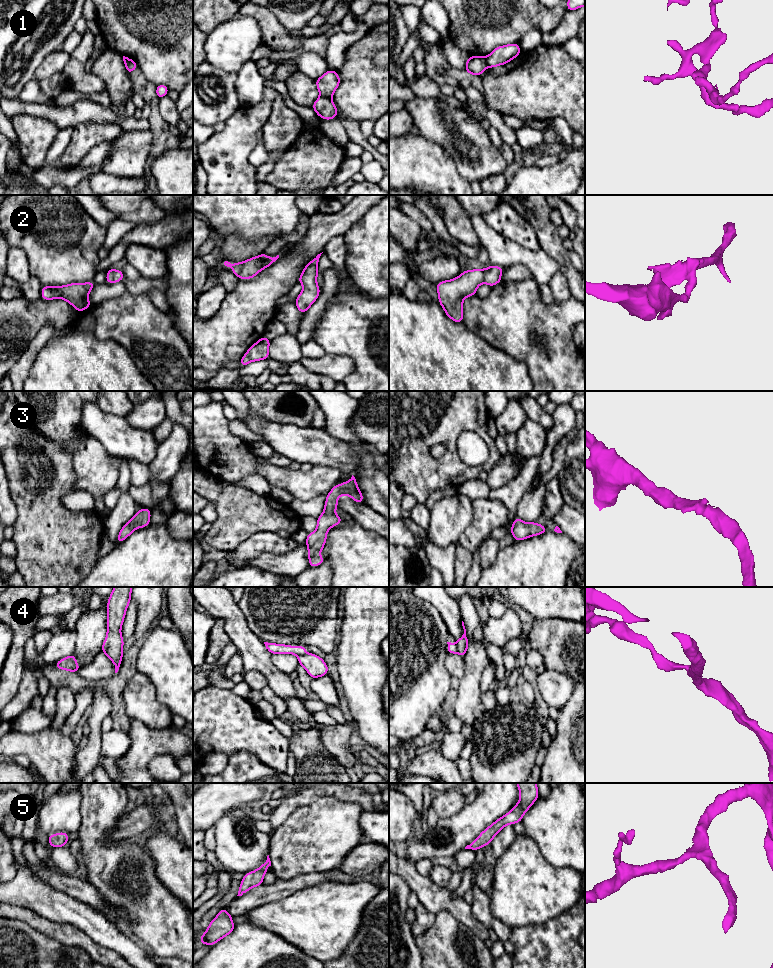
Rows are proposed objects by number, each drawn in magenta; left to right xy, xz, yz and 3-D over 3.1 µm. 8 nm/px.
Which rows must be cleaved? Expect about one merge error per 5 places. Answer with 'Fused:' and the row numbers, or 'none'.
Fused: 1, 4

